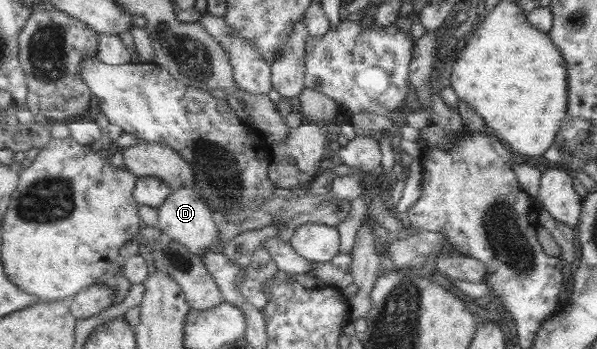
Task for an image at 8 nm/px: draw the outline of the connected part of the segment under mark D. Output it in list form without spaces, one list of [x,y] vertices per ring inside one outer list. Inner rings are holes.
[[[181,188],[181,190],[173,190],[170,197],[166,197],[166,201],[162,206],[158,207],[159,228],[161,232],[178,240],[180,244],[184,244],[193,254],[203,258],[205,252],[209,250],[221,250],[222,242],[219,241],[218,230],[214,223],[214,213],[210,206],[201,199],[197,190],[190,188]]]

